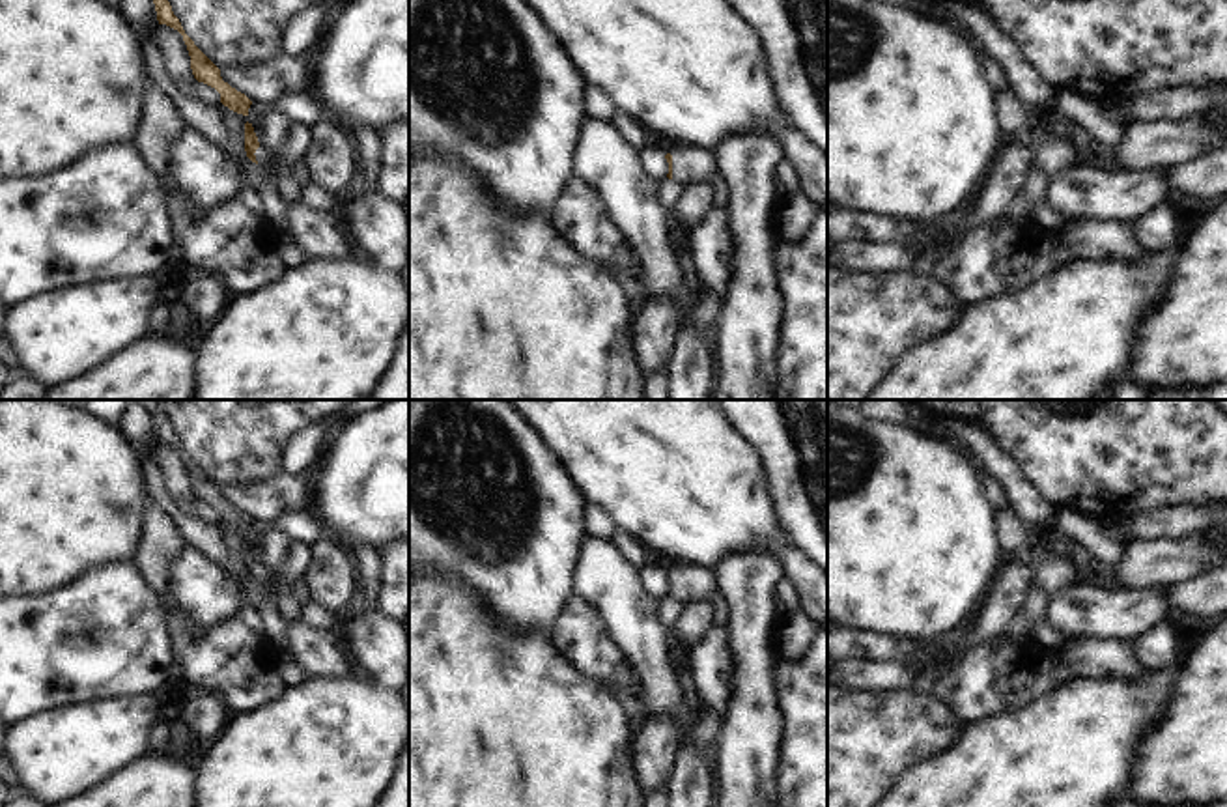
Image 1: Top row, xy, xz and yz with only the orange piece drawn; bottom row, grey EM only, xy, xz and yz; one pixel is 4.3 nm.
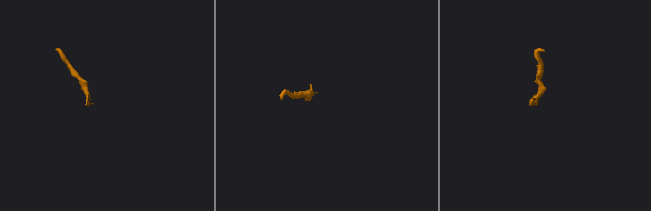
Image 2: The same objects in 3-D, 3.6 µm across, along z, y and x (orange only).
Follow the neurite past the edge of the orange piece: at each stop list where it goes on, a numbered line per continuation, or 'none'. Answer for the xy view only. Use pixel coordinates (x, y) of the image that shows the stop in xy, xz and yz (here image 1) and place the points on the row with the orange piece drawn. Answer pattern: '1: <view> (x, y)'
1: xy (266, 159)

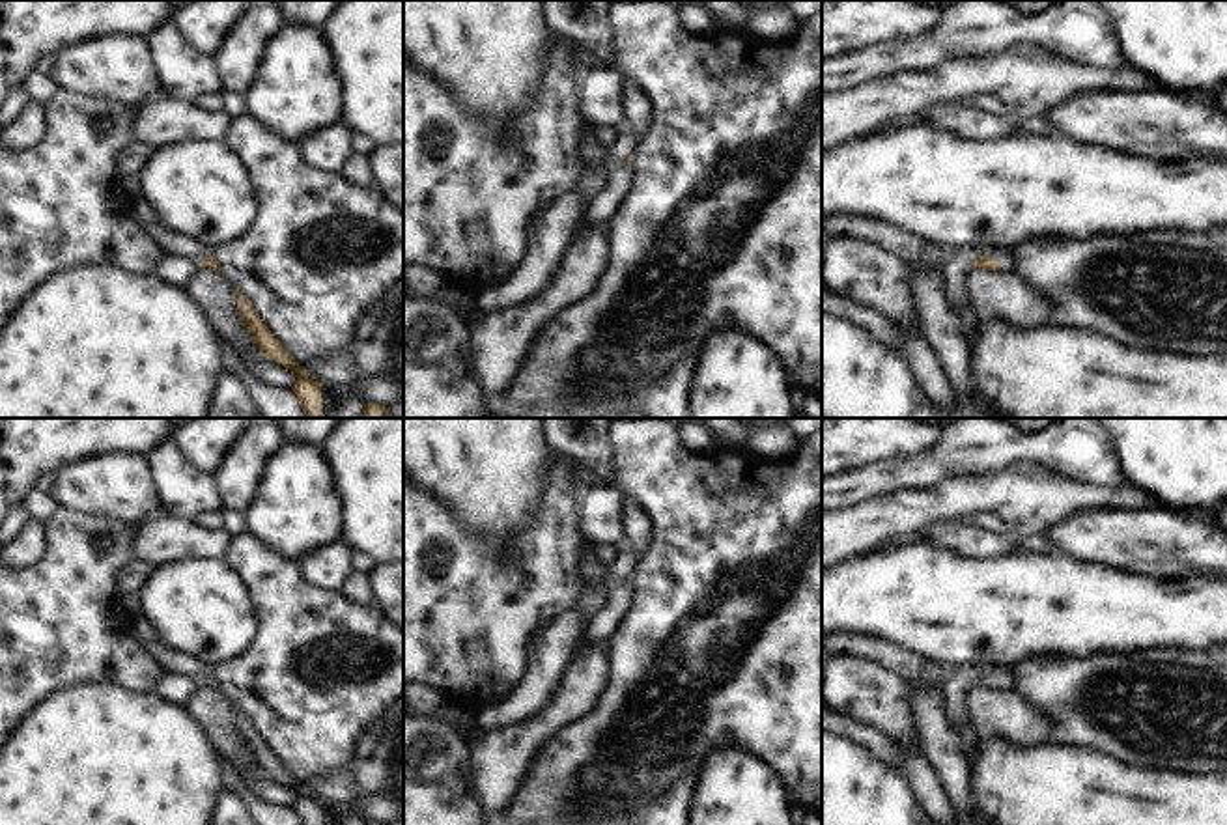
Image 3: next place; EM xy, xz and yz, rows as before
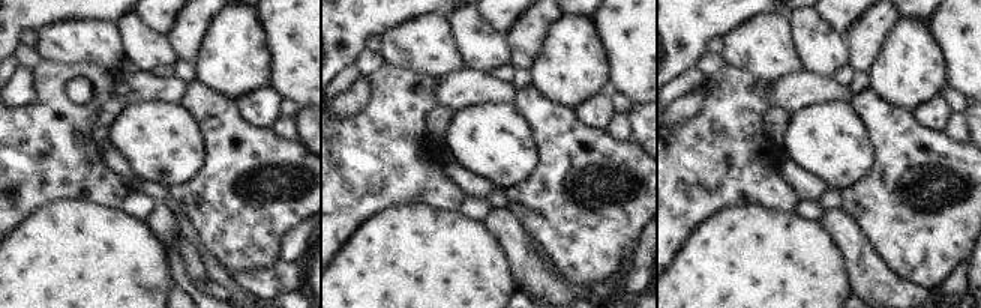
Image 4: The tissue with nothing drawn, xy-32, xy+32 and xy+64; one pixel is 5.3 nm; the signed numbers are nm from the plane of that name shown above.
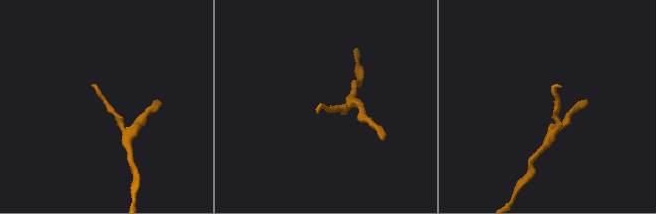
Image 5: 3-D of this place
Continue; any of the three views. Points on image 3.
1: yz (1007, 258)

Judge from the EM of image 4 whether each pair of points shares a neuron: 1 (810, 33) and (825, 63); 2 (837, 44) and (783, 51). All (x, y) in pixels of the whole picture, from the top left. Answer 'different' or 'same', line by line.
1: same
2: different

